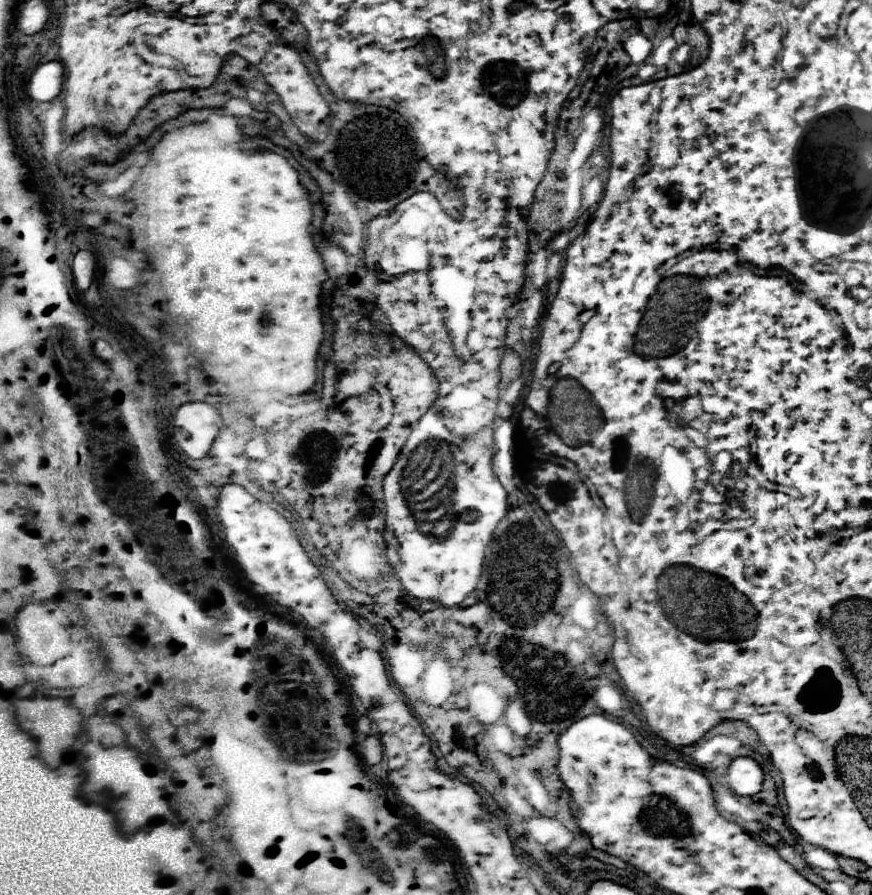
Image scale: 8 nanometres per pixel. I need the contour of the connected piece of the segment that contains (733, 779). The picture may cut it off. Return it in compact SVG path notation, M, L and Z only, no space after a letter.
M735 758L727 770L729 788L741 796L753 796L763 786L763 770L751 758Z

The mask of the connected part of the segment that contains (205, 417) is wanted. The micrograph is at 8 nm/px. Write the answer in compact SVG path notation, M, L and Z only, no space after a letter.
M207 402L179 406L173 420L173 438L189 458L205 458L221 428L221 414Z

